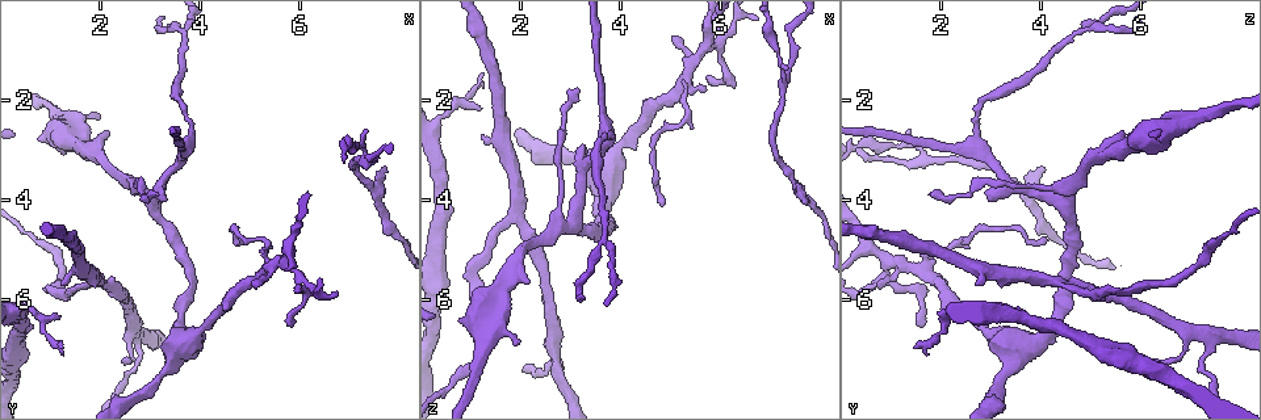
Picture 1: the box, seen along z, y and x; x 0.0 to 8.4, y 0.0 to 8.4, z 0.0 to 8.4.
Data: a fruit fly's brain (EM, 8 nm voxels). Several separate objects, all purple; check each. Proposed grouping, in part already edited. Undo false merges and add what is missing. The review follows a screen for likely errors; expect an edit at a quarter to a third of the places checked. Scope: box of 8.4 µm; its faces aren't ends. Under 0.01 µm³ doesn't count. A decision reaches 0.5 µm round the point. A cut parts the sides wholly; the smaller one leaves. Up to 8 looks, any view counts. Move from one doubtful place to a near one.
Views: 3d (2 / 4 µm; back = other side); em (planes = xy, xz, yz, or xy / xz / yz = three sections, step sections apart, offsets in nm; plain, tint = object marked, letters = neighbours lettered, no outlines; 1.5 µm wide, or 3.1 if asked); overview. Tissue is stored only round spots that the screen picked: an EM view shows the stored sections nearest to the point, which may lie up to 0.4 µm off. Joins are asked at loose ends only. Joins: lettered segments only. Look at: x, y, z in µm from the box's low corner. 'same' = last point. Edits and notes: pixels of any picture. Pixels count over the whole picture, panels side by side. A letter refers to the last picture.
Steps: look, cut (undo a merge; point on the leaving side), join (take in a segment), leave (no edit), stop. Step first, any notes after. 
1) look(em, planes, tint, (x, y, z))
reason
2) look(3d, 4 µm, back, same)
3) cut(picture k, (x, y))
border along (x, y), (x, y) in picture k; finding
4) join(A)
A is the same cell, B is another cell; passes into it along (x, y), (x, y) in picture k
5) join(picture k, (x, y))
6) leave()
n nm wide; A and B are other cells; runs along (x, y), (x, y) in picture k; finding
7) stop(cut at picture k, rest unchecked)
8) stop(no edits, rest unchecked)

look(em, planes, letters, (1.20, 7.05, 1.50))
branch stops here

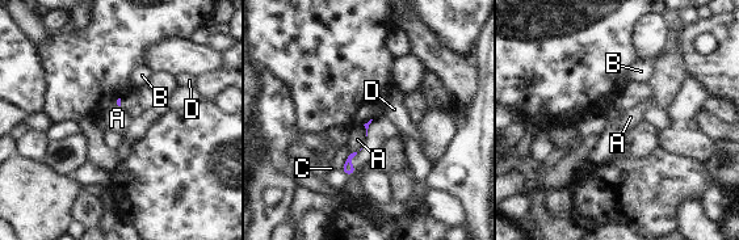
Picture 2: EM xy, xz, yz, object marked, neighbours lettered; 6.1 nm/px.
leave()
A, B, C and D are other cells; no lettered segment goes on from it

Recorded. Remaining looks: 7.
look(em, planes, letters, (5.10, 5.75, 0.80))
free end

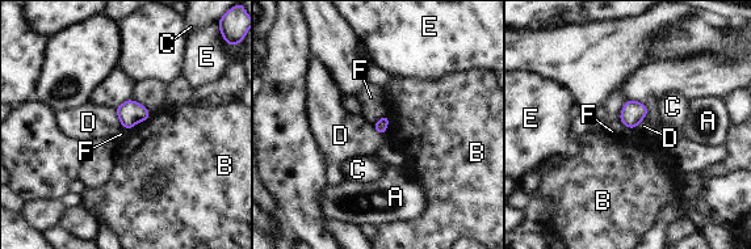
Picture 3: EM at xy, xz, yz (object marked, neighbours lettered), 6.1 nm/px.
leave()
B touches over 170 nm; A, B, C, D, E and F are other cells; none of them fits

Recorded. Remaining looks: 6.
look(em, yz, step 8, letters, (7.25, 3.15, 1.65))

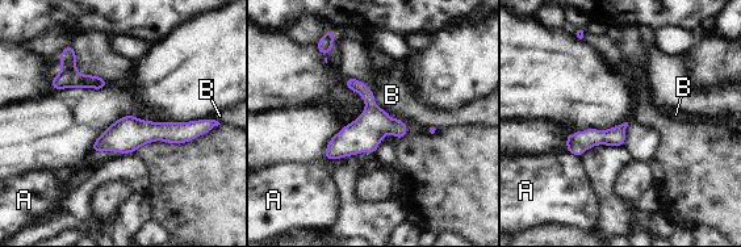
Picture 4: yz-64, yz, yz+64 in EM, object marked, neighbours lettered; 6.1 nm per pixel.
look(em, planes, letters, same)

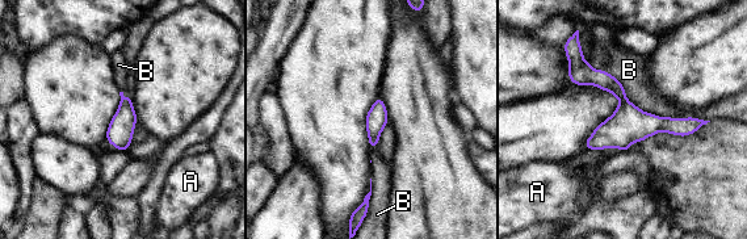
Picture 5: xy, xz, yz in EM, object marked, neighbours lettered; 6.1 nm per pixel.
leave()
A and B are other cells; continuous, no second neuron

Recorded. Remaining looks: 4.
stop(no edits, rest unchecked)

